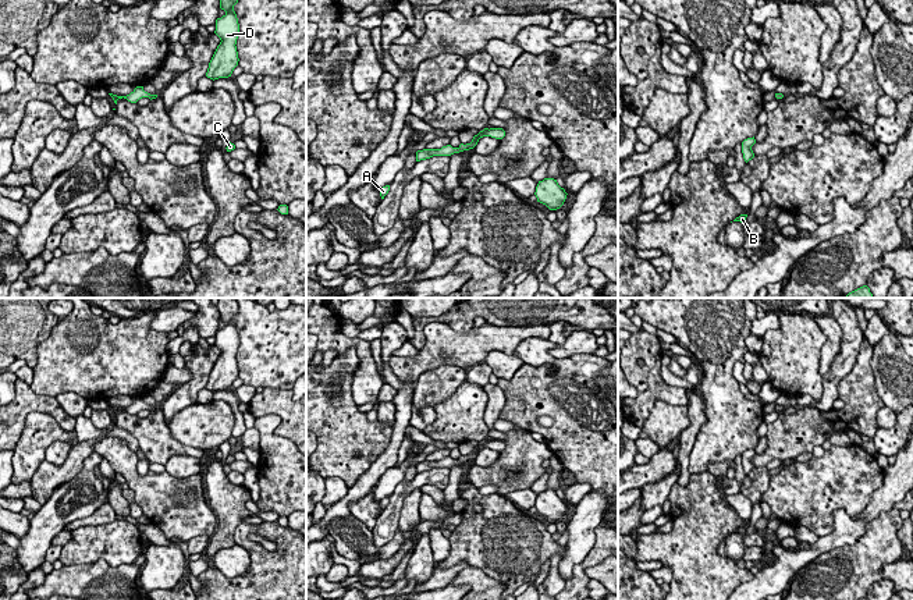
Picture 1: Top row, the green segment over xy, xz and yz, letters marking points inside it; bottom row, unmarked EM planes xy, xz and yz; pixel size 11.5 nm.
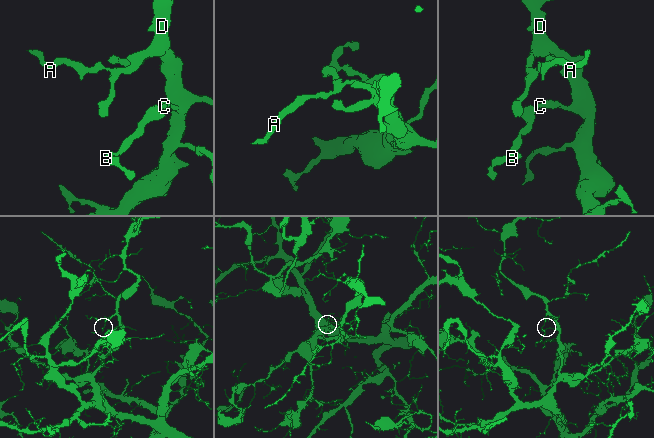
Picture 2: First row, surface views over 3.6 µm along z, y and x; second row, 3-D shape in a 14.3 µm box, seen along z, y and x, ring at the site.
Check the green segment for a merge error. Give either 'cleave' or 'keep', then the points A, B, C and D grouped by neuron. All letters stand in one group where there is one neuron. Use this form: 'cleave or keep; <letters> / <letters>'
cleave; A / B C D

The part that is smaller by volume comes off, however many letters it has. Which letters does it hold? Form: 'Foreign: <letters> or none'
Foreign: A

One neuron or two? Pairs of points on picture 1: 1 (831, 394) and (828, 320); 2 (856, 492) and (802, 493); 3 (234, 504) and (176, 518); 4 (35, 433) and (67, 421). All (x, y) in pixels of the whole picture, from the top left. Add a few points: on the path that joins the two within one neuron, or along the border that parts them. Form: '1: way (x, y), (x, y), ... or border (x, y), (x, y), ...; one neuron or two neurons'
1: border (842, 334), (839, 352), (823, 376); two neurons
2: way (842, 492), (816, 493); one neuron
3: border (208, 506), (216, 517), (216, 531), (210, 538); two neurons
4: border (25, 416), (48, 412), (74, 432); two neurons

